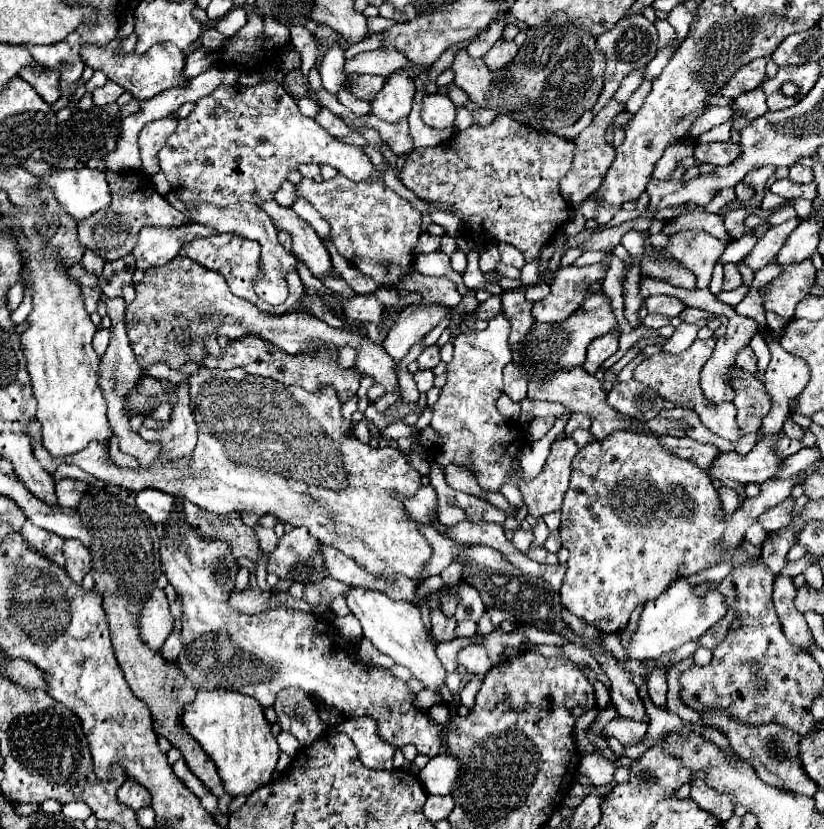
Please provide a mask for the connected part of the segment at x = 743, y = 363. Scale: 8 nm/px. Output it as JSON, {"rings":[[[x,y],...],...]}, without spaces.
{"rings":[[[746,347],[744,351],[740,351],[740,361],[738,361],[738,367],[742,367],[744,371],[754,369],[754,373],[756,373],[756,355],[754,355],[752,347]]]}

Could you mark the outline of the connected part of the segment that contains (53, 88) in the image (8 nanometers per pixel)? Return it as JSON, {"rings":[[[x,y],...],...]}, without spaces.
{"rings":[[[24,67],[24,71],[20,73],[20,77],[28,79],[28,83],[32,83],[32,87],[36,87],[36,91],[40,91],[40,97],[46,103],[54,103],[56,99],[60,99],[58,93],[58,73],[52,69],[44,69],[44,71],[32,71],[32,67]]]}

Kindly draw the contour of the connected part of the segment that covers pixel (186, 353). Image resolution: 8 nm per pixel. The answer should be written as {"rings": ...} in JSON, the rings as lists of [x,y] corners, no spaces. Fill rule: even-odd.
{"rings":[[[176,257],[170,263],[162,267],[150,267],[144,273],[142,283],[136,285],[136,299],[126,309],[126,329],[140,365],[164,361],[172,369],[180,369],[186,363],[196,363],[198,367],[202,367],[206,357],[204,339],[210,333],[226,335],[228,339],[258,335],[286,353],[308,351],[308,341],[312,341],[314,345],[318,345],[320,341],[332,343],[336,347],[352,345],[358,351],[358,371],[372,375],[376,383],[382,383],[386,387],[386,391],[394,391],[398,387],[392,357],[382,347],[374,345],[368,337],[354,333],[354,329],[334,329],[324,321],[312,317],[304,309],[294,309],[284,315],[262,313],[256,305],[236,297],[228,289],[226,279],[220,273],[208,271],[186,257]],[[178,331],[188,331],[190,343],[180,343],[176,337]]]}

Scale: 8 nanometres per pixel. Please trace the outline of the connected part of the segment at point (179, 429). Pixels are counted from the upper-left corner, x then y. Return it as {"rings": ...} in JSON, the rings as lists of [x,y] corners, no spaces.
{"rings":[[[180,383],[178,389],[178,405],[172,407],[172,423],[164,431],[147,429],[143,425],[138,434],[146,442],[160,441],[160,459],[180,459],[192,457],[190,453],[196,447],[196,421],[190,409],[188,383]]]}

